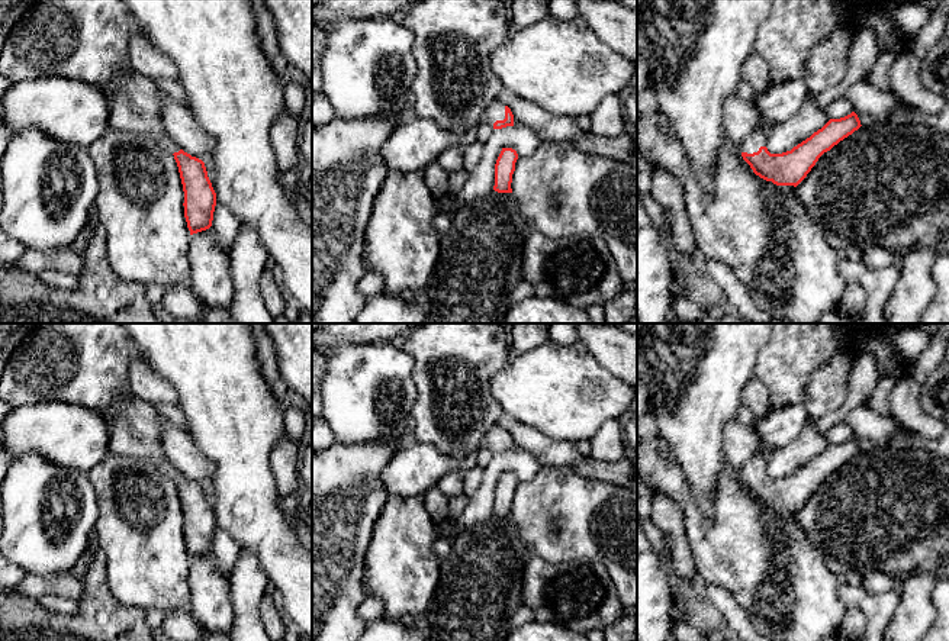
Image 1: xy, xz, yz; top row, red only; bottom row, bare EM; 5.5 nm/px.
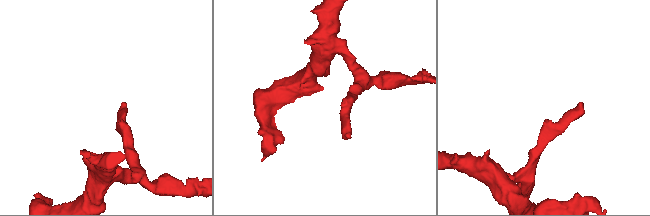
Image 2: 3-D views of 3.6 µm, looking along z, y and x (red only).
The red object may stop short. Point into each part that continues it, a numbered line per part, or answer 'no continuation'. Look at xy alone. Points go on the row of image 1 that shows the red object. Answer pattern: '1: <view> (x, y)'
1: xy (135, 103)

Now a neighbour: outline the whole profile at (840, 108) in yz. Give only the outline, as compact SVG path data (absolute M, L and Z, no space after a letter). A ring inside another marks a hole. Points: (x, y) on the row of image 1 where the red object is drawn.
M840 97L830 103L824 103L823 110L830 119L840 119L850 115L853 112L853 106L845 97Z

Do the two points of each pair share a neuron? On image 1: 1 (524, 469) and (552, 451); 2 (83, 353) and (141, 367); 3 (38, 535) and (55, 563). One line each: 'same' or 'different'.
1: different
2: different
3: same

